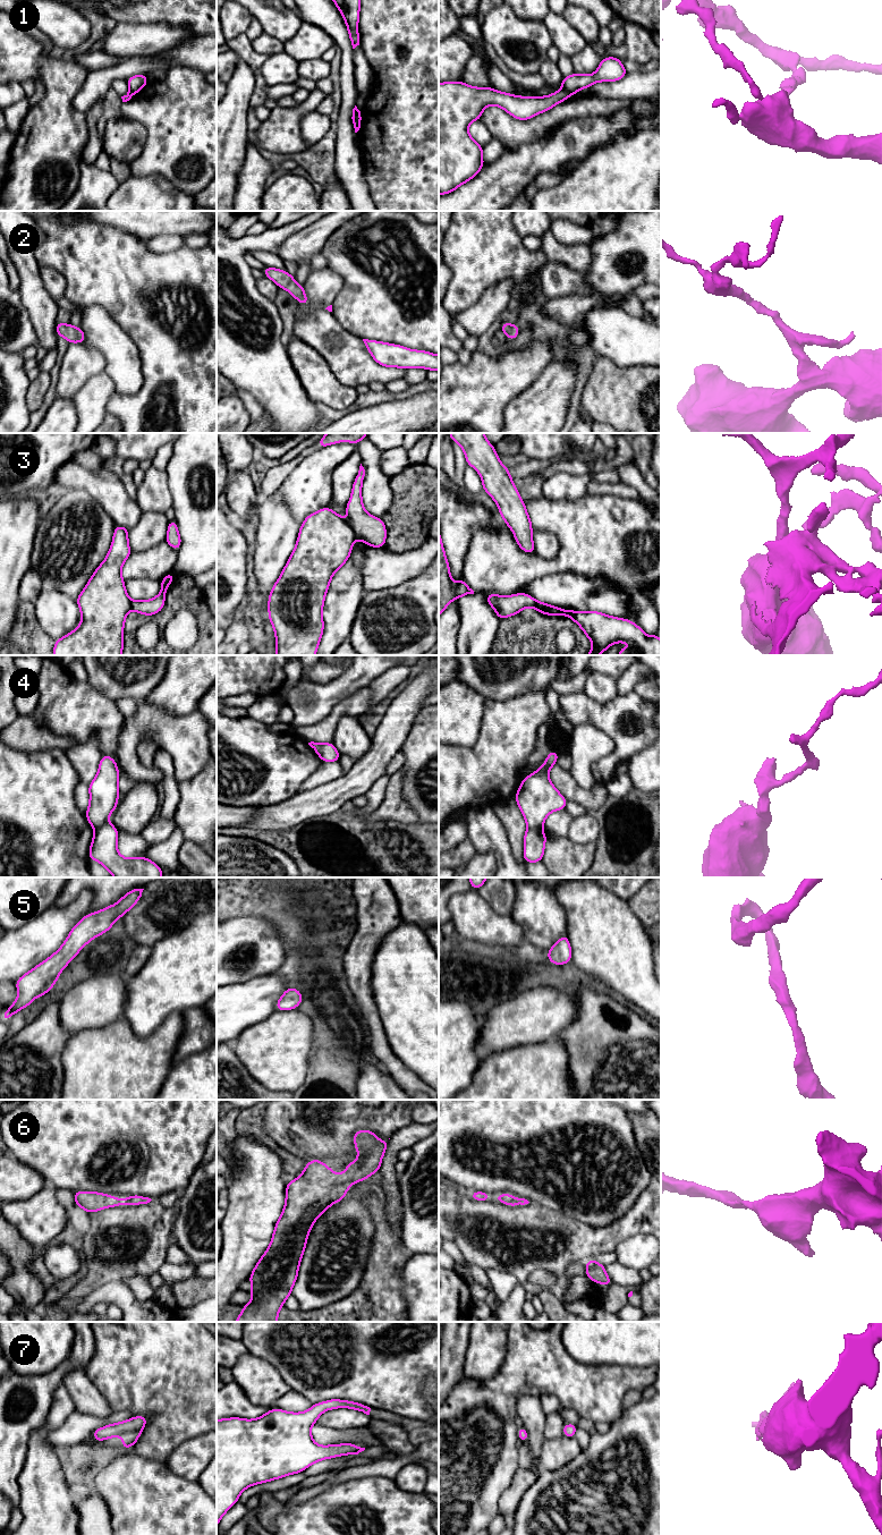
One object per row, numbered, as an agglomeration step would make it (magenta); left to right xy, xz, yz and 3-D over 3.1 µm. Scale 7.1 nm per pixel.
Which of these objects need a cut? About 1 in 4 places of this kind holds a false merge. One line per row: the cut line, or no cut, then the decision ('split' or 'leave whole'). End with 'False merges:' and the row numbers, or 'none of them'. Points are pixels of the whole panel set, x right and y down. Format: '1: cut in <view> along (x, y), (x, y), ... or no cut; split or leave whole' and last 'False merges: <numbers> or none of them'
1: cut in yz along (564, 88), (570, 94); split
2: no cut; leave whole
3: no cut; leave whole
4: cut in yz along (540, 827), (527, 829); split
5: no cut; leave whole
6: no cut; leave whole
7: no cut; leave whole
False merges: 1, 4

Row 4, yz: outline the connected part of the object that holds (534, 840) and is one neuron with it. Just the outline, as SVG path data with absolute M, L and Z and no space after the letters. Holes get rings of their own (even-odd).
M541 828L527 829L524 836L524 862L541 862L544 856L544 846L548 837Z

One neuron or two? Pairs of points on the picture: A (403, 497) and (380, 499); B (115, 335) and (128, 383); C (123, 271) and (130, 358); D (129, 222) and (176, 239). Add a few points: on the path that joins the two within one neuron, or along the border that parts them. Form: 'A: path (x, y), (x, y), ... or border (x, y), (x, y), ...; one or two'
A: border (391, 477), (391, 505), (381, 517); two
B: path (117, 347), (121, 355), (125, 371); one
C: border (111, 315), (112, 320), (133, 341), (141, 359); two
D: border (183, 236), (158, 235), (142, 239); two

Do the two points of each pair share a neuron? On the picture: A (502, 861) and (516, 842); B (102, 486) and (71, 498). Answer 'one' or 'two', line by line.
A: two
B: two

